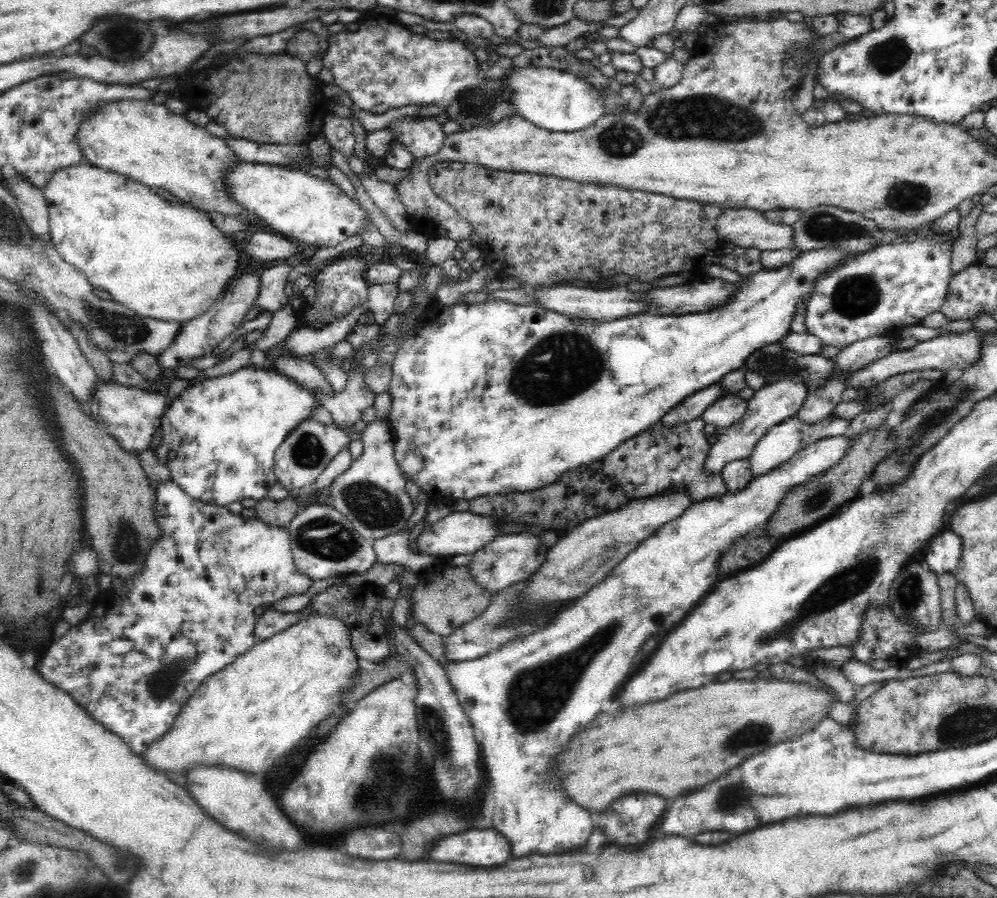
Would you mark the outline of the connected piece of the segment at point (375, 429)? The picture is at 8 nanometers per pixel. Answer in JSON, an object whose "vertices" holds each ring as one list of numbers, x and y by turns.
{"vertices":[[388,421,369,422,360,435,364,444,362,455,332,480,327,494,330,506,347,518,355,532,366,539,376,540,404,529,413,514,412,501,406,493,406,479,394,456,393,434]]}

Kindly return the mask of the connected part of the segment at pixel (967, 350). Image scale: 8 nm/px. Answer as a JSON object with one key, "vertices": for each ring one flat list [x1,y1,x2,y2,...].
{"vertices":[[978,330,966,332,966,334,952,334,938,336,937,338,918,342,913,348,903,349,900,351,892,351,890,354,873,360,865,368,860,368,855,372,849,373,845,379,846,388,871,388,876,386,890,377,898,374,906,374,908,372,923,371,942,371,946,374,950,370,959,369,964,371,974,364,974,360,978,360,981,350,981,333]]}

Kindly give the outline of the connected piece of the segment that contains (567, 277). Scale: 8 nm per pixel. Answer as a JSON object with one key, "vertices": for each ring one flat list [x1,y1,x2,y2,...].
{"vertices":[[452,161,432,164,428,168,428,183,430,183,430,188,435,195,438,195,440,199,454,207,456,212,471,224,472,230,480,237,480,242,476,245,479,247,481,257,484,259,484,264,476,271,472,271,468,279,462,281,448,280,437,288,438,304,446,307,456,306,456,304,462,303,461,298,465,294,480,293,495,280,503,281,505,278,517,280,518,287,525,289,528,287,530,289,543,289,544,287,566,285,570,284,572,280,580,280,580,282,596,282,596,280,606,280,606,278,610,280,610,276,616,276,617,274,625,274,630,280,636,280,636,282,656,282,658,278,676,276,676,274,684,274,684,272,692,273,696,269,701,269,705,266,714,266,714,264,722,266,724,258,718,256,722,256,728,250,725,239,715,229,716,219,723,212,718,204,700,204,697,201,684,202,684,200,672,196,639,190,626,190,618,186,578,183,568,179,556,178,555,176,492,170,474,163,464,164]]}

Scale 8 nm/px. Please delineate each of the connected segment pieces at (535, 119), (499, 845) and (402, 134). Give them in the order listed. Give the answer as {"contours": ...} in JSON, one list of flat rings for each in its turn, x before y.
{"contours":[[[514,67,505,82,511,90,515,114,523,116,534,126,552,132,573,133,584,130,606,114,605,96,595,86,568,71]],[[466,830,452,834,436,844,428,852,428,860,456,862,468,866,500,866,510,858,510,843,496,830]],[[409,117,393,121,386,128,392,130,394,134,398,134,395,142,402,142,407,146,408,150,418,160,420,156,430,156,434,154,442,140,444,140,444,132,442,125,438,123,434,117,430,119,416,119,412,121]]]}

